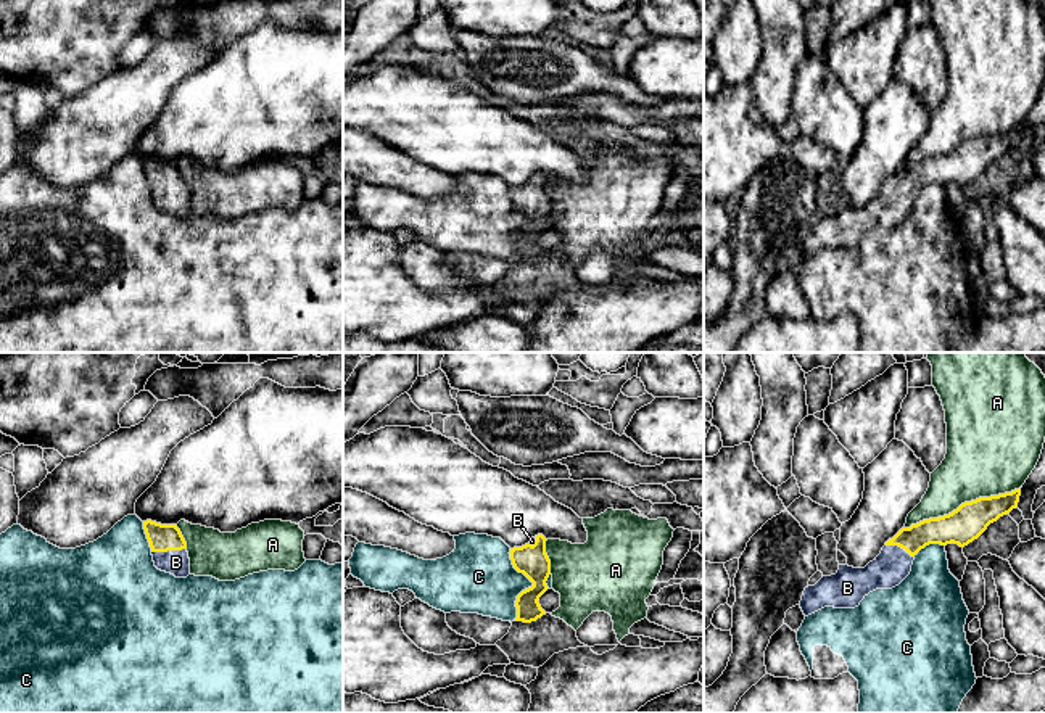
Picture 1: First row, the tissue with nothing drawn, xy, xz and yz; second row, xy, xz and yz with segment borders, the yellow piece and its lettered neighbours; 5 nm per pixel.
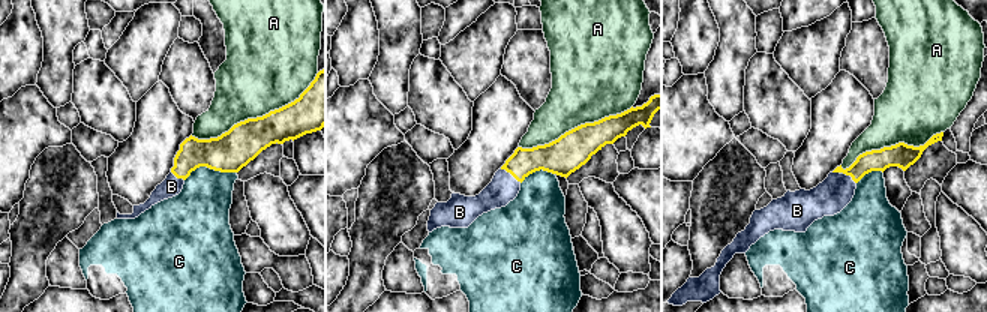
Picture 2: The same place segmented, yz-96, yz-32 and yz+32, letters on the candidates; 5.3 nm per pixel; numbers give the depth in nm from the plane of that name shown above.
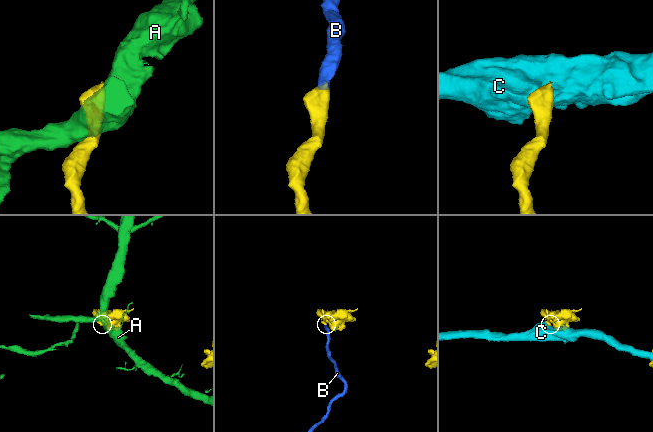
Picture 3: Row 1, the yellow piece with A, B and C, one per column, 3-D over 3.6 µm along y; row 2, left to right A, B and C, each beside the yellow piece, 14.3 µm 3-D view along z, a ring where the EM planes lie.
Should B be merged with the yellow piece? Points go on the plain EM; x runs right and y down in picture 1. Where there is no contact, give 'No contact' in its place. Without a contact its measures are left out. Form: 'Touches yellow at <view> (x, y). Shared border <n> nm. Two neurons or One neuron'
Touches yellow at xy (168, 189). Shared border 180 nm. One neuron

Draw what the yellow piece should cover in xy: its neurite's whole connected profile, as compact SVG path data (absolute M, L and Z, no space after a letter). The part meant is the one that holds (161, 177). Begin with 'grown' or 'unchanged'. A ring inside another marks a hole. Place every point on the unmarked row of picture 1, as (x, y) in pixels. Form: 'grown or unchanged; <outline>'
grown; M151 159L143 161L143 169L151 187L155 206L176 217L190 214L187 182L177 164L161 164Z

